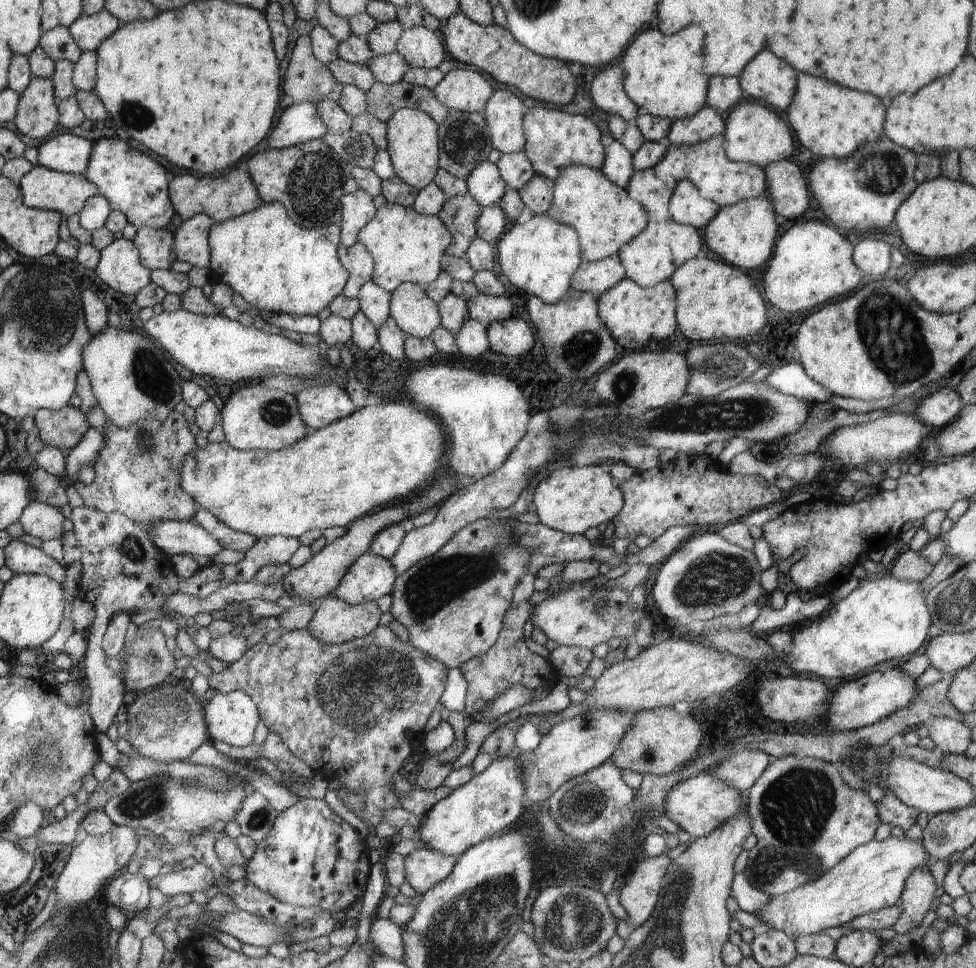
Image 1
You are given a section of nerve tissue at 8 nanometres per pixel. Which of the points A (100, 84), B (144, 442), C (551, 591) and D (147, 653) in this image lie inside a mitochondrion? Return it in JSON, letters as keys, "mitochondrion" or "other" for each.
{"A":"other","B":"mitochondrion","C":"other","D":"mitochondrion"}

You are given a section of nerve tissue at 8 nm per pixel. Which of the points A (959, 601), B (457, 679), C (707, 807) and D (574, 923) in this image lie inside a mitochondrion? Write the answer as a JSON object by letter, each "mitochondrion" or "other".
{"A":"mitochondrion","B":"other","C":"other","D":"mitochondrion"}

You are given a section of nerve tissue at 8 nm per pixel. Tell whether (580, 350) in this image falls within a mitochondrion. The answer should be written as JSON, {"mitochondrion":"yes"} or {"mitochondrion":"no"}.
{"mitochondrion":"yes"}

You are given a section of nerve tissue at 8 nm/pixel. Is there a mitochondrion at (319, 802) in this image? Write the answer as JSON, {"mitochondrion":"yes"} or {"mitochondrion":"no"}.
{"mitochondrion":"no"}

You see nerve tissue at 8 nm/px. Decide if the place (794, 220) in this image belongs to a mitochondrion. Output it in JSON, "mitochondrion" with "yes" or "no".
{"mitochondrion":"no"}

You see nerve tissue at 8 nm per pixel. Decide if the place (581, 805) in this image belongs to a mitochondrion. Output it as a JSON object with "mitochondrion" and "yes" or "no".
{"mitochondrion":"yes"}

